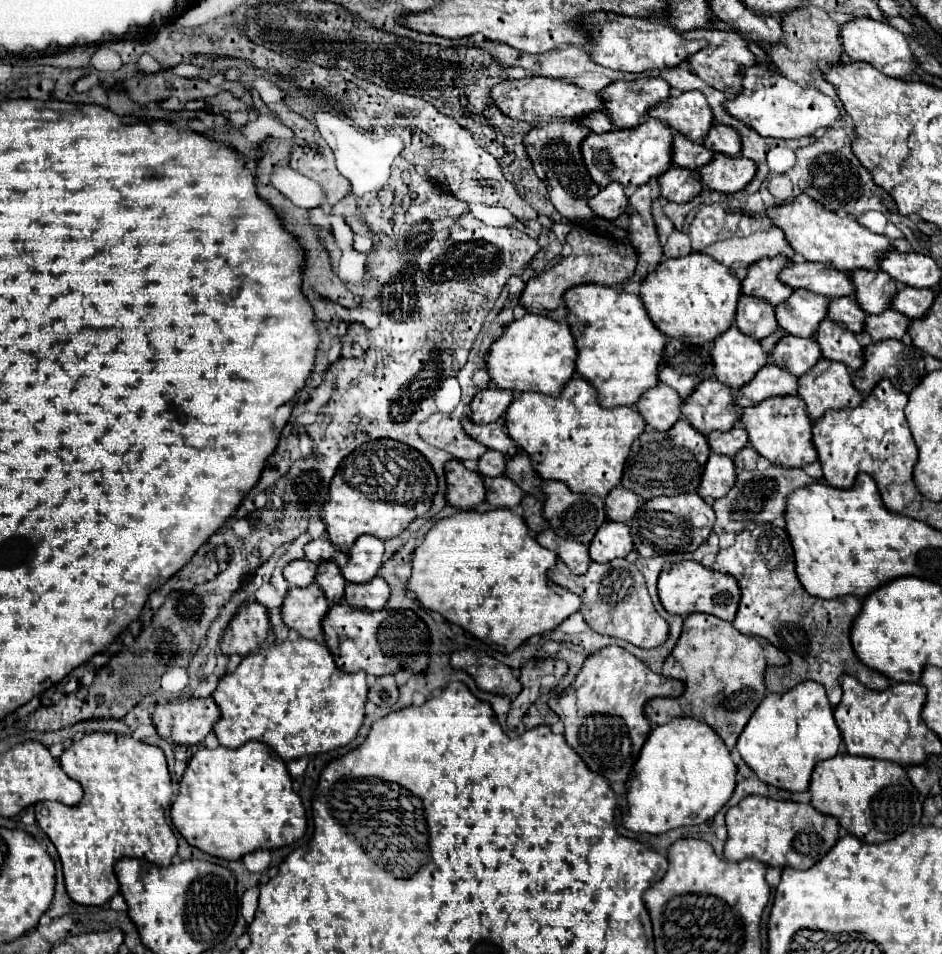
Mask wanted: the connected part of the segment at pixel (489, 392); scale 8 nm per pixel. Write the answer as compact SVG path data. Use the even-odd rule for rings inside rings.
M496 386L480 390L470 402L472 420L478 424L496 422L506 412L506 408L512 404L512 400L514 400L514 392L510 390L500 390Z

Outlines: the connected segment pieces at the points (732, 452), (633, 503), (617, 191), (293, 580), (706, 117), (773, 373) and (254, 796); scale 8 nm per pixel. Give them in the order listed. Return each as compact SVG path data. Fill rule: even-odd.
M734 428L730 432L712 432L708 436L708 444L712 452L734 458L748 444L748 432L744 428Z
M616 486L608 496L606 496L606 516L614 522L626 522L634 516L634 512L640 506L640 498L634 496L634 492Z
M612 182L610 186L602 188L600 194L590 200L590 208L594 210L596 216L602 216L606 220L616 220L628 208L628 196L624 192L624 186Z
M294 560L284 568L284 578L288 580L290 586L306 588L310 582L314 582L314 576L318 572L318 564L310 560Z
M698 90L670 96L666 102L652 106L648 110L648 116L666 122L670 128L686 134L694 142L702 142L714 122L710 106Z
M768 364L758 372L758 376L754 376L754 380L750 380L750 384L744 384L744 388L736 392L736 400L738 406L746 408L774 396L798 394L796 388L798 388L798 378L794 374L786 372L786 368L782 366Z
M246 742L240 748L200 748L188 762L178 798L170 808L172 824L196 848L226 860L266 848L282 848L306 832L306 810L292 788L286 762L270 754L262 742Z

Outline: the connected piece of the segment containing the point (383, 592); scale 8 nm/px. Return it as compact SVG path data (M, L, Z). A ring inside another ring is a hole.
M376 576L366 584L346 584L344 600L354 608L368 608L368 610L382 610L388 602L390 586L384 578Z

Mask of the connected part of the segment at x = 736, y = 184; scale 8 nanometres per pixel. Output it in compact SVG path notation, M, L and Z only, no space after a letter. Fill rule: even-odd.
M714 154L710 164L700 170L700 176L710 190L734 194L746 188L746 184L754 178L754 172L756 164L752 160L746 160L744 156L732 158L726 154Z

